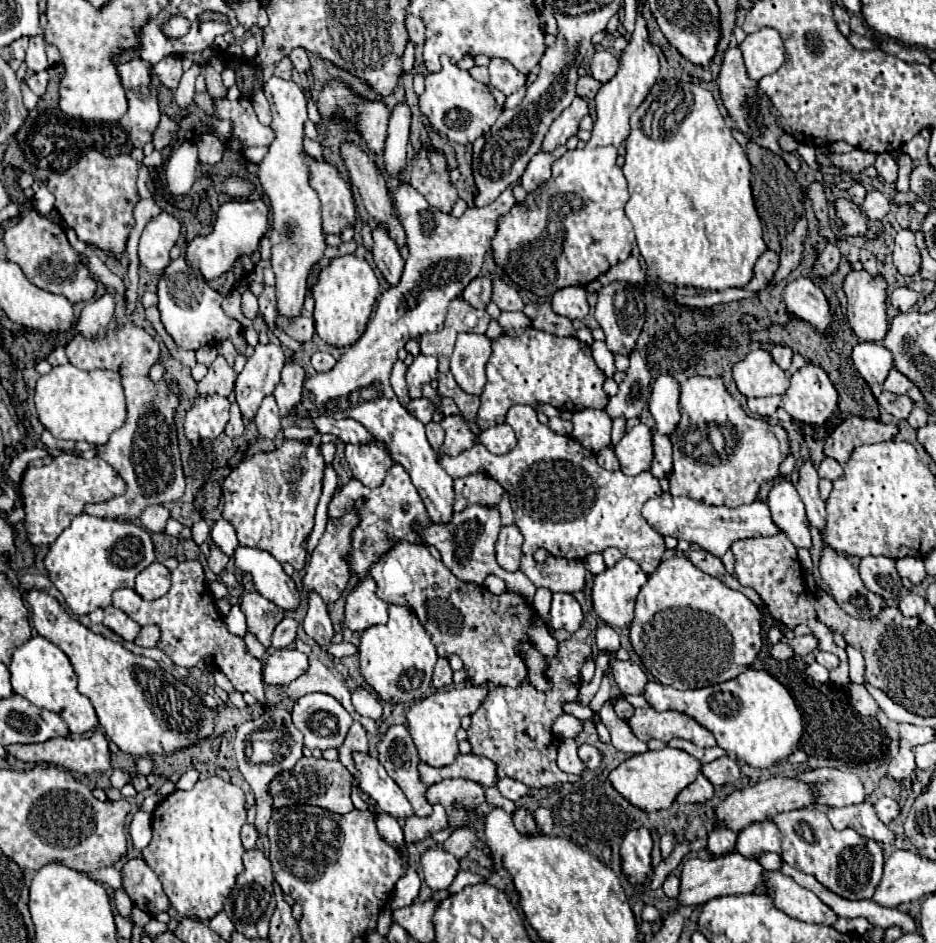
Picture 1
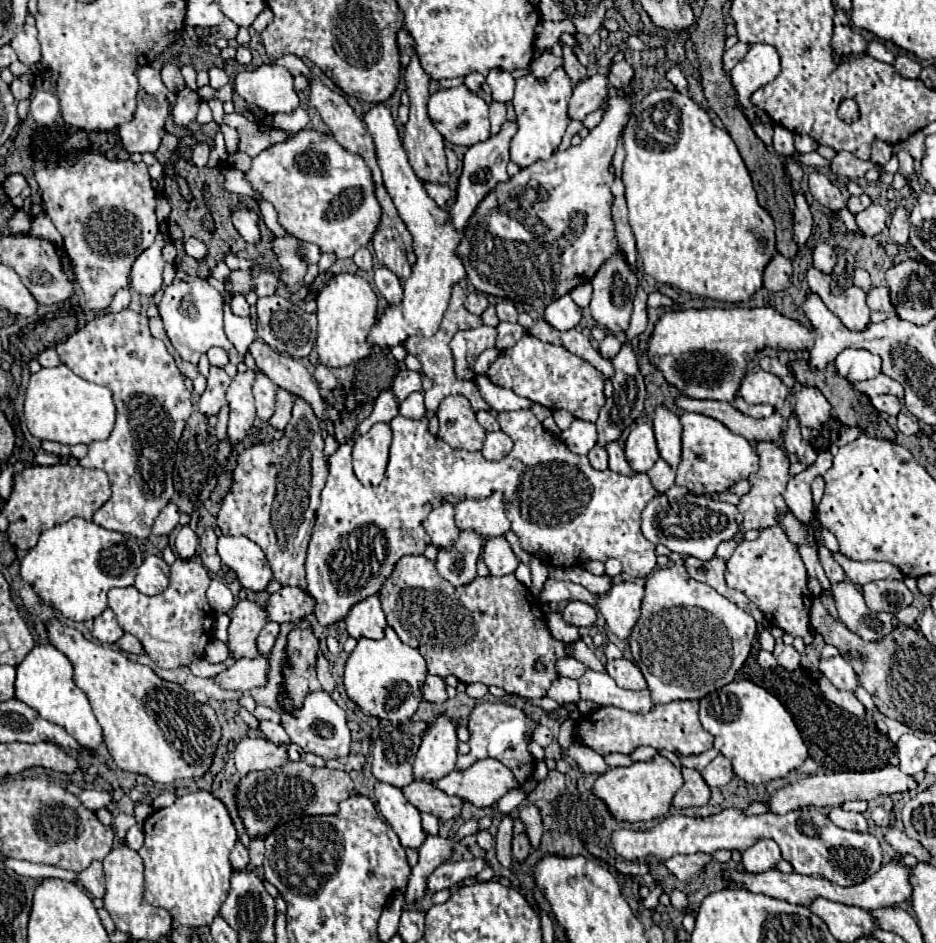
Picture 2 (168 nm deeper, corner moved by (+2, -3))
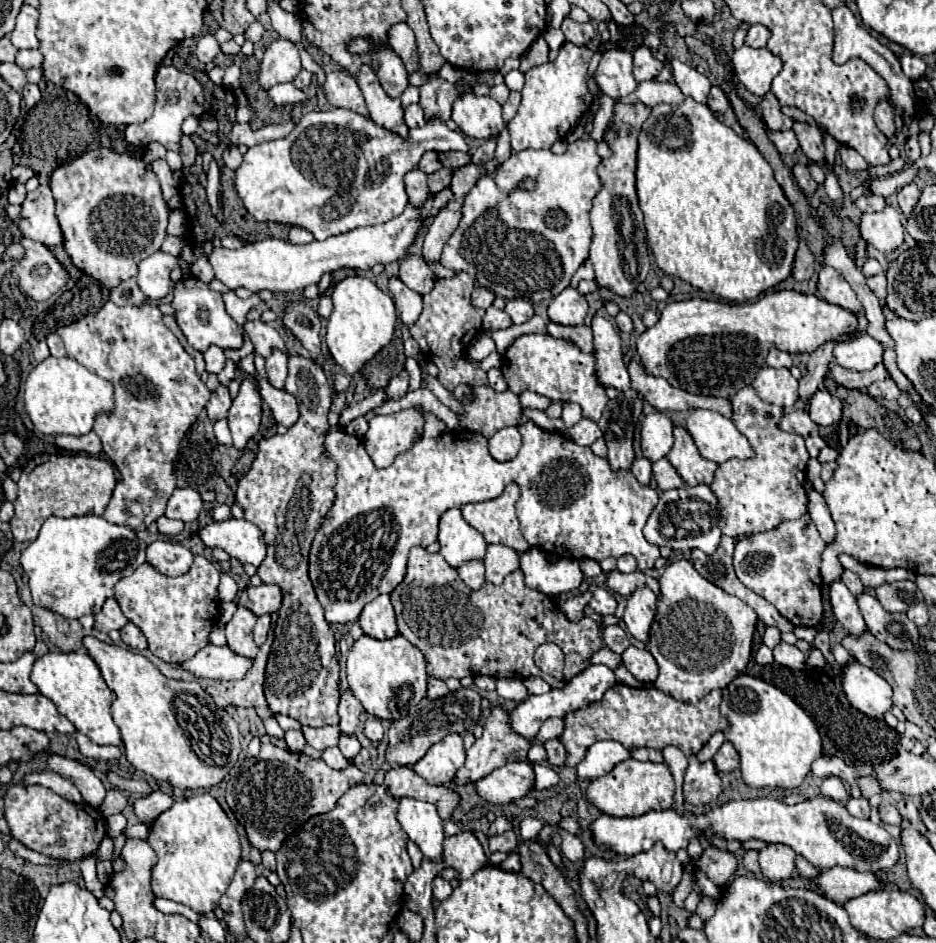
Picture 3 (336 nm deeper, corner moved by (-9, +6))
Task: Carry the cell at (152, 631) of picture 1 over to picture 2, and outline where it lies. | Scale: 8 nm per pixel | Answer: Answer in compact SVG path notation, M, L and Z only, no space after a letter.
M123 634L123 638L119 638L117 646L125 652L131 652L131 654L141 654L143 652L143 644L133 634Z

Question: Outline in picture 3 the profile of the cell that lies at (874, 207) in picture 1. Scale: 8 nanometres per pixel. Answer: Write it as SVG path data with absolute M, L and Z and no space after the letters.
M884 207L880 213L864 213L860 221L862 239L878 251L894 251L904 241L900 213L894 207Z

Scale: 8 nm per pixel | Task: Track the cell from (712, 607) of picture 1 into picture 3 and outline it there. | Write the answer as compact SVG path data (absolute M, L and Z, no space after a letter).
M692 561L670 563L660 577L658 613L648 643L660 667L654 687L682 703L698 703L712 689L724 689L750 661L756 621L756 613L744 601L700 577Z

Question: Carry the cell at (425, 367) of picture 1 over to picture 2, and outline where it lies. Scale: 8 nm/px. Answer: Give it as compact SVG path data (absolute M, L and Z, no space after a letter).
M403 370L397 374L395 382L393 382L393 392L397 396L399 402L403 402L409 394L413 392L421 392L421 382L423 382L423 372L415 372L415 370Z

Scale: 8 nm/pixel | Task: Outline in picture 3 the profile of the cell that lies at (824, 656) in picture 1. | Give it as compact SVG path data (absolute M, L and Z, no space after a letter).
M852 661L844 669L844 693L854 709L872 719L882 719L894 705L892 687L858 661Z

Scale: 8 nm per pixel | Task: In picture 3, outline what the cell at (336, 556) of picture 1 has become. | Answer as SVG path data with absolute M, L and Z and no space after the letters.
M248 585L238 595L238 605L252 611L256 617L266 613L276 613L278 605L282 603L282 591L276 585Z

